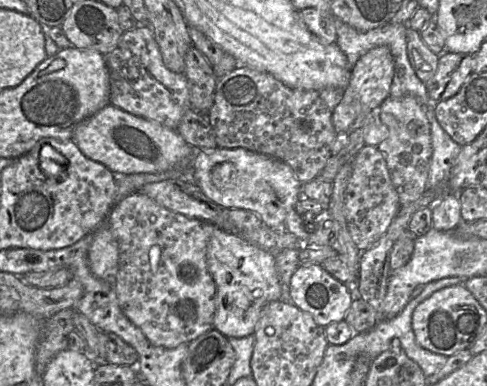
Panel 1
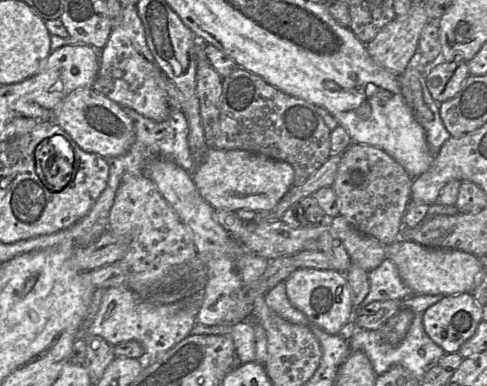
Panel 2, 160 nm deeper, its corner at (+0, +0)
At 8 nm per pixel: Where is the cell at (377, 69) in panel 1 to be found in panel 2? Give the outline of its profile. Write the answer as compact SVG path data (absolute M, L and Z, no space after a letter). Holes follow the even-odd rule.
M413 4L406 15L395 17L366 44L368 54L379 66L401 76L417 53L420 34L429 21L423 4Z

